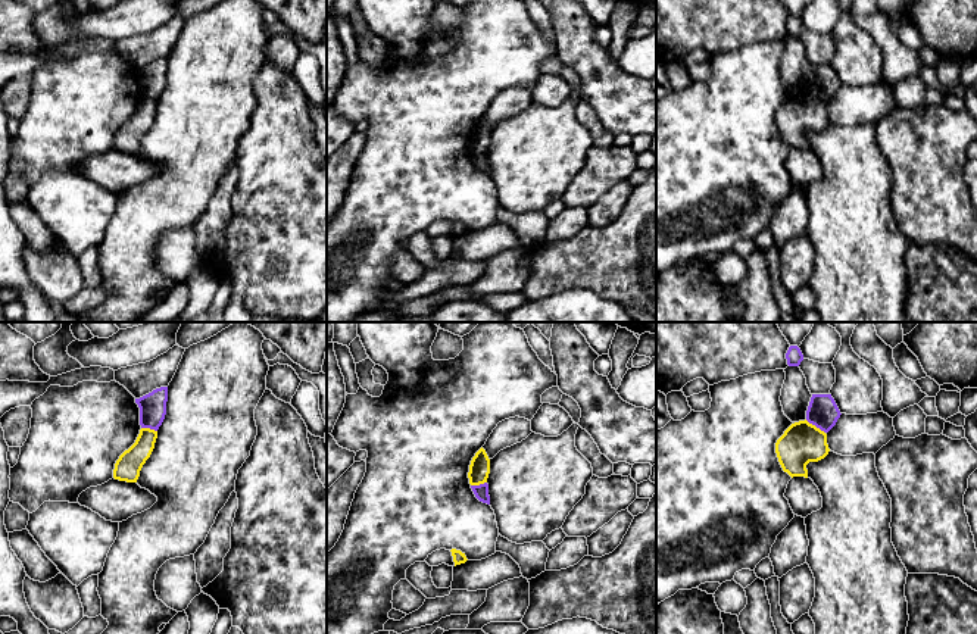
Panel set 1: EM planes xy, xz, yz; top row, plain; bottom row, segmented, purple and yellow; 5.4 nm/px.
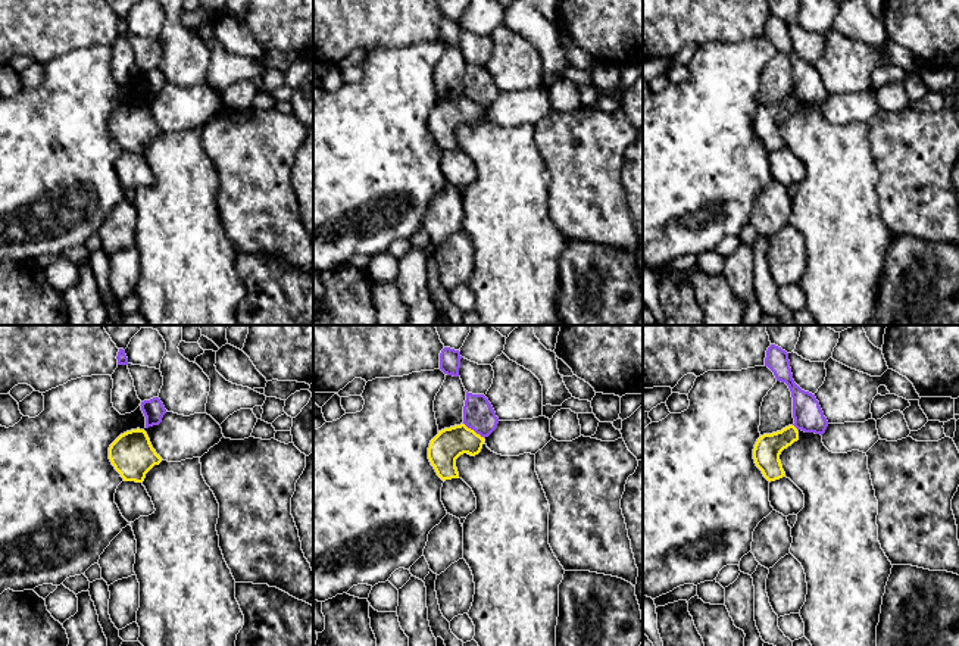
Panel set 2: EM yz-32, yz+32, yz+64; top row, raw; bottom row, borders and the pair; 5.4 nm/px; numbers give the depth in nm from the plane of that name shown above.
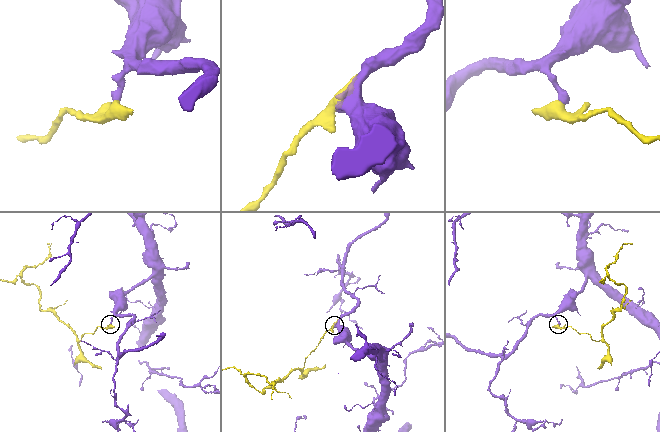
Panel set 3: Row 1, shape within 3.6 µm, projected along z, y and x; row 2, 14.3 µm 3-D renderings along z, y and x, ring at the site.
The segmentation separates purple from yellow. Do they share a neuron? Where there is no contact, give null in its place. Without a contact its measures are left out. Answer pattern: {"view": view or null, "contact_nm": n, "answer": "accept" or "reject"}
{"view": "yz", "contact_nm": 130, "answer": "reject"}

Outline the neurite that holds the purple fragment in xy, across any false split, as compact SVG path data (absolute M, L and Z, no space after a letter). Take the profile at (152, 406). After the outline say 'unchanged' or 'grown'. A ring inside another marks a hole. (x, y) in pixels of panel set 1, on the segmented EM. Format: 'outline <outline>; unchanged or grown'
outline M160 387L152 393L135 399L140 407L140 425L141 428L150 428L157 431L166 415L168 387Z; unchanged

